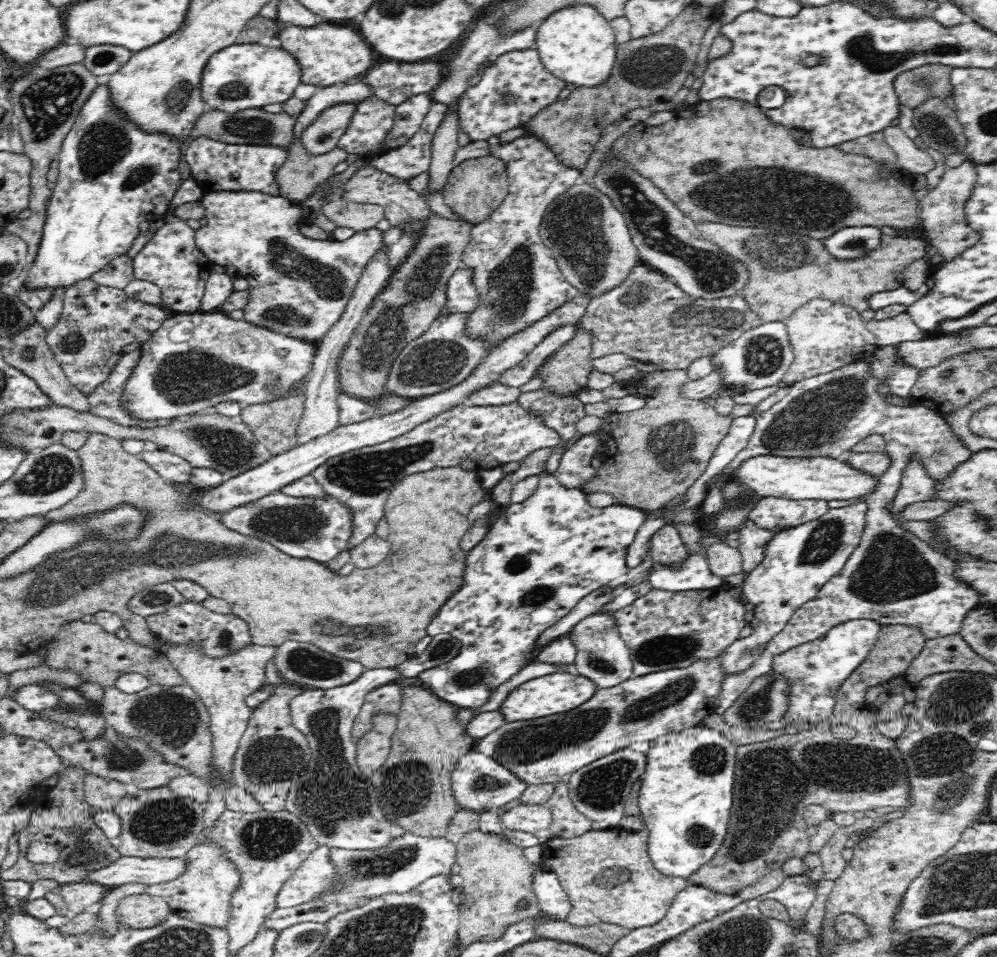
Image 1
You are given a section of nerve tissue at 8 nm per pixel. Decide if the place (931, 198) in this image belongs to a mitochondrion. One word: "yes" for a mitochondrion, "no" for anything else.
no

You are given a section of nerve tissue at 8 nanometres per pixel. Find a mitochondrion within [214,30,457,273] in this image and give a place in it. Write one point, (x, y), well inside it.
(249, 128)

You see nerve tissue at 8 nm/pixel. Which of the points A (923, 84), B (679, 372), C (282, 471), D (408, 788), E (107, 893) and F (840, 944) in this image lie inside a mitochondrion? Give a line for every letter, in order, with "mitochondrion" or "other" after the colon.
A: mitochondrion
B: other
C: other
D: mitochondrion
E: other
F: other

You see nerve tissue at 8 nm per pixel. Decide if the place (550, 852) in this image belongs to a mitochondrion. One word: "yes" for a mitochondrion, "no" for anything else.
no

